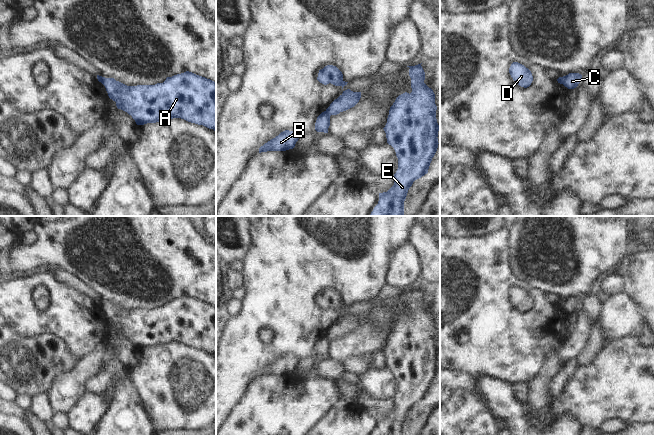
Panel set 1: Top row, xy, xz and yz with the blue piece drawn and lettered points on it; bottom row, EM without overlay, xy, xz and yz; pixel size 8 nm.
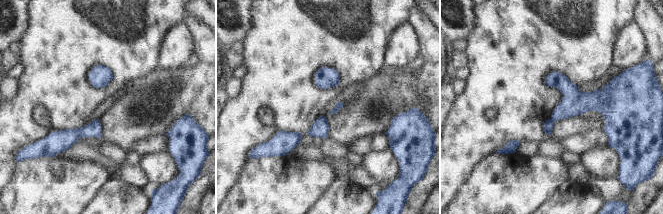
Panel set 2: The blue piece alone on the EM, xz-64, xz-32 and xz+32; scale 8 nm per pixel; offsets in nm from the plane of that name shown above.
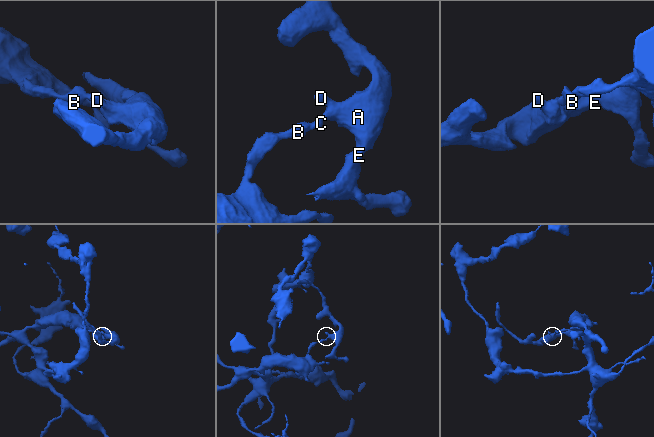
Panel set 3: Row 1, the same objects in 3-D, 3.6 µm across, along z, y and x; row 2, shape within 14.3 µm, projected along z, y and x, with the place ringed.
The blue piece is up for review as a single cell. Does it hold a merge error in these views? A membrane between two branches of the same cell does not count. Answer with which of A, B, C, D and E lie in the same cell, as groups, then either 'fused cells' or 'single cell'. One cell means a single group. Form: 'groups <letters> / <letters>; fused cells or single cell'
groups A D E / B C; fused cells

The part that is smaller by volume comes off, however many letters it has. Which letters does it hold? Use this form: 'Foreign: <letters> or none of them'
Foreign: A, D, E.

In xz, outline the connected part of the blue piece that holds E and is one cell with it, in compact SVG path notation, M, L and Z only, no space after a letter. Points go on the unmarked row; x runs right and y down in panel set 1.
M421 288L409 291L409 300L411 302L412 316L399 319L393 329L390 331L387 347L383 352L386 357L387 367L391 369L398 382L398 393L394 398L394 409L387 415L379 417L378 428L373 435L404 435L404 425L409 412L413 406L428 397L432 382L438 372L438 355L439 349L436 343L437 330L435 328L435 318L425 307L425 296Z

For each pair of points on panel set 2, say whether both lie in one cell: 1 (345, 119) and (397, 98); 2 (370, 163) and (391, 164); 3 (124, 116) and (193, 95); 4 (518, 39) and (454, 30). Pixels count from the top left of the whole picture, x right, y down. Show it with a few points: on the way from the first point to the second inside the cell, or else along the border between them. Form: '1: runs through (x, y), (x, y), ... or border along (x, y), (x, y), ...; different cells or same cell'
1: runs through (358, 112), (371, 99), (384, 98); same cell
2: runs through (375, 163), (386, 164); same cell
3: runs through (141, 124), (143, 122), (160, 122), (176, 107); same cell
4: border along (476, 10), (476, 26), (467, 40); different cells

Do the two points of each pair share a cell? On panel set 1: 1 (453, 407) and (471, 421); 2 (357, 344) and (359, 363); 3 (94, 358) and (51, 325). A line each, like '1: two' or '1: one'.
1: one
2: two
3: two

